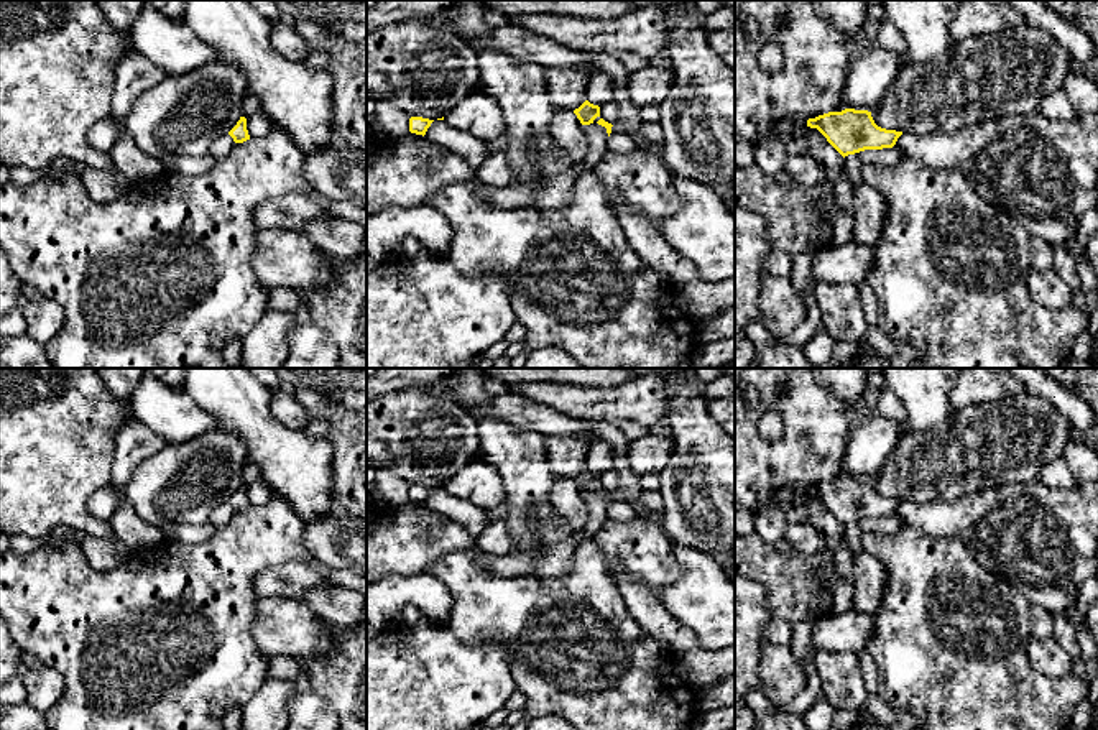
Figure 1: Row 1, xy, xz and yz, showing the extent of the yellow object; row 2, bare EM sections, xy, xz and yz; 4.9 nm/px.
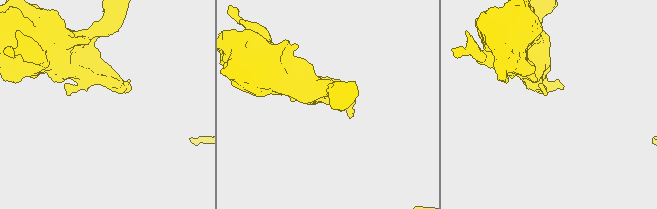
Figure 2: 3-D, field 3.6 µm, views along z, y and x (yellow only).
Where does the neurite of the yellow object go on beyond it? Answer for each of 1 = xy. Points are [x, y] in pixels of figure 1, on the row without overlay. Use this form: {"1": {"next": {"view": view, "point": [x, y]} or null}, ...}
{"1": {"next": null}}

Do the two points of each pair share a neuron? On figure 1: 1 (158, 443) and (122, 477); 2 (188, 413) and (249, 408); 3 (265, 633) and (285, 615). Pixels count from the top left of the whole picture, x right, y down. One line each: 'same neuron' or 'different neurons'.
1: same neuron
2: different neurons
3: same neuron

